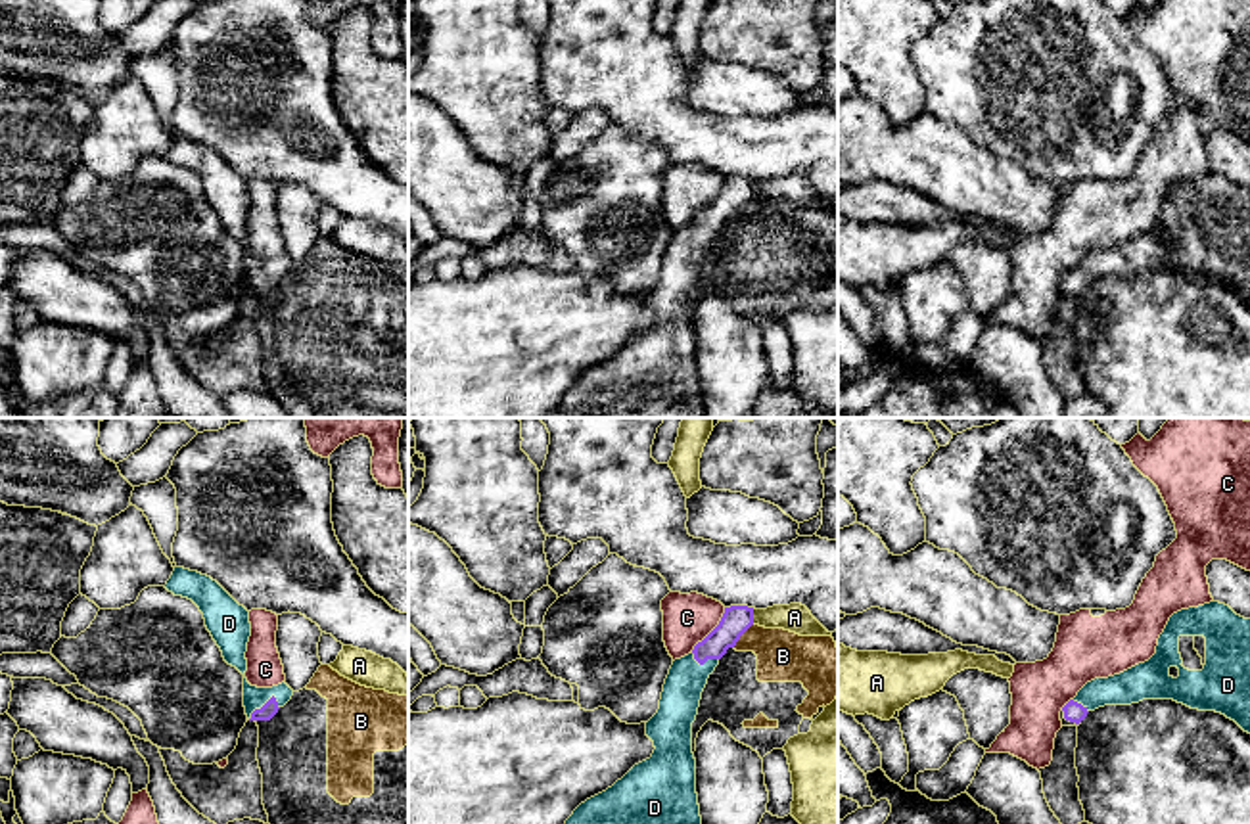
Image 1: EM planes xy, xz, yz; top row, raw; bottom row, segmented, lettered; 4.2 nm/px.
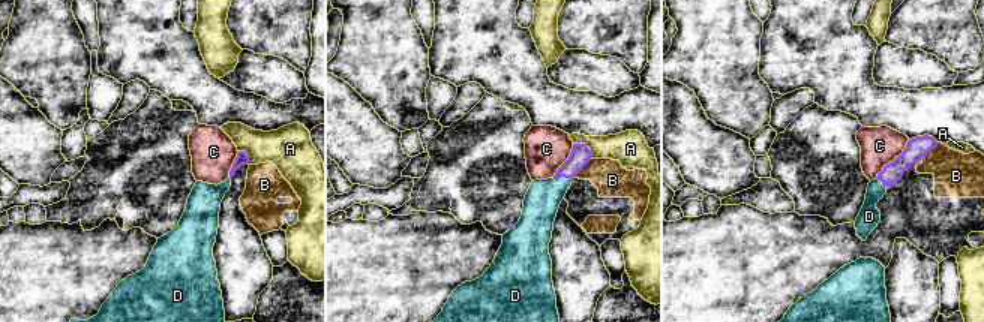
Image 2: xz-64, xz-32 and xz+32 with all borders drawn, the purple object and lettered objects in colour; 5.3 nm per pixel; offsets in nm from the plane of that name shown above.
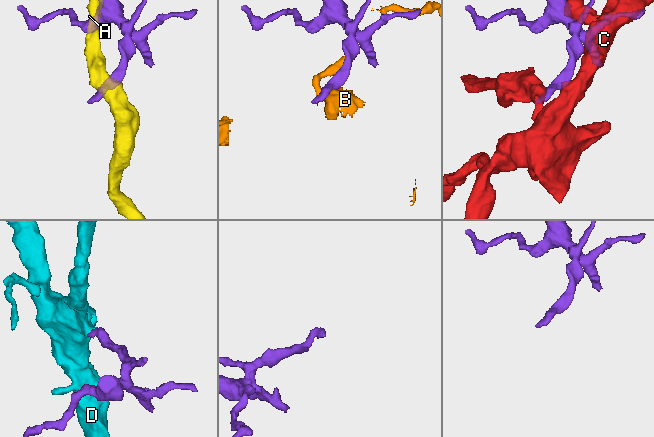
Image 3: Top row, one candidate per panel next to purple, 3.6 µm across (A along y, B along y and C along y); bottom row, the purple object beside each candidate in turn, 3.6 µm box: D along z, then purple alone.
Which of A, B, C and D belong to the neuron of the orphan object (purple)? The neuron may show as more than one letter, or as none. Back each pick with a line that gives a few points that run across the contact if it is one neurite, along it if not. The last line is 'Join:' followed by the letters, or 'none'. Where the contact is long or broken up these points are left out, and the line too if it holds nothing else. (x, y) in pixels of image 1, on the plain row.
D: line xy (269, 280), (263, 276), (250, 263), (234, 225)
Join: D

